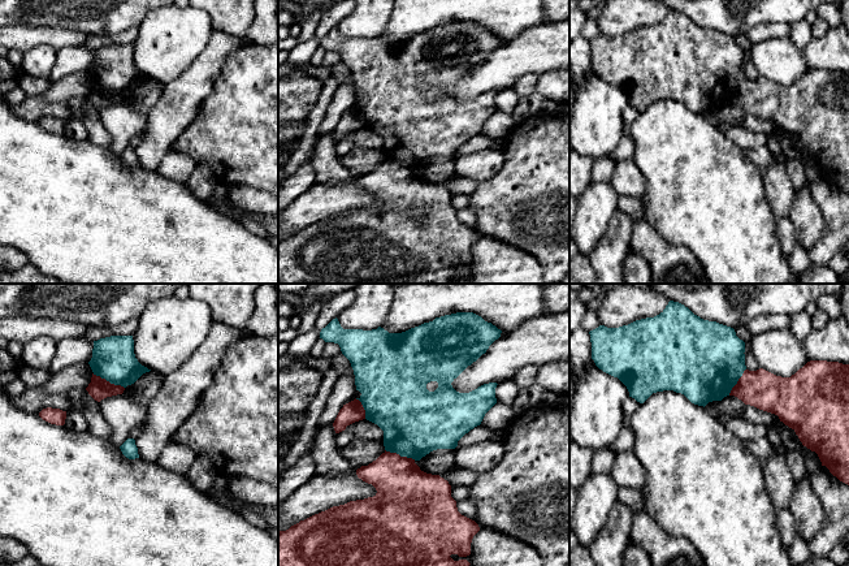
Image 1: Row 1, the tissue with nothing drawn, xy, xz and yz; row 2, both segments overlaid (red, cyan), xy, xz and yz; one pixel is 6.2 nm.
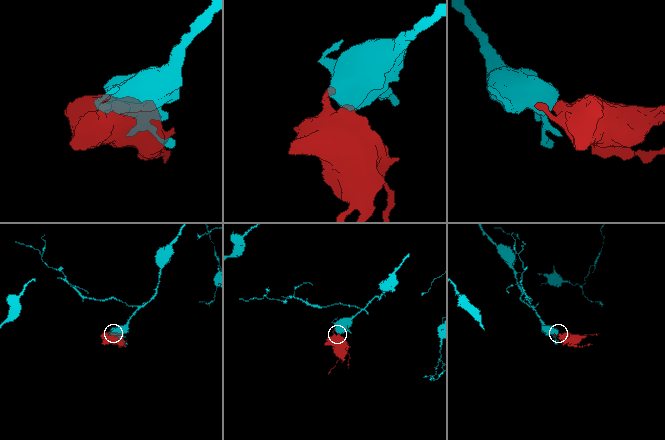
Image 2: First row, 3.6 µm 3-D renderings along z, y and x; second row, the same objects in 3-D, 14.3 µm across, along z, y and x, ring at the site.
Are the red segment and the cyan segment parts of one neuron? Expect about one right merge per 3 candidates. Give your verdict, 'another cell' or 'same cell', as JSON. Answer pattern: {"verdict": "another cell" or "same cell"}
{"verdict": "another cell"}

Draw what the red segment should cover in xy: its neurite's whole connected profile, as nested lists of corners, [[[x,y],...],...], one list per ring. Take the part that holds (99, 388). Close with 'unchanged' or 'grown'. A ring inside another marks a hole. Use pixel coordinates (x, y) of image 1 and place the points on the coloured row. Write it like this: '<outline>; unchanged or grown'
[[[92,373],[91,383],[86,390],[95,401],[100,402],[107,397],[122,394],[125,388],[121,385],[111,384],[105,379],[101,379],[100,376]]]; unchanged

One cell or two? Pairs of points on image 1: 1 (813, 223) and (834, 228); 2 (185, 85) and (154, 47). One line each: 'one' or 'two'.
1: two
2: two

